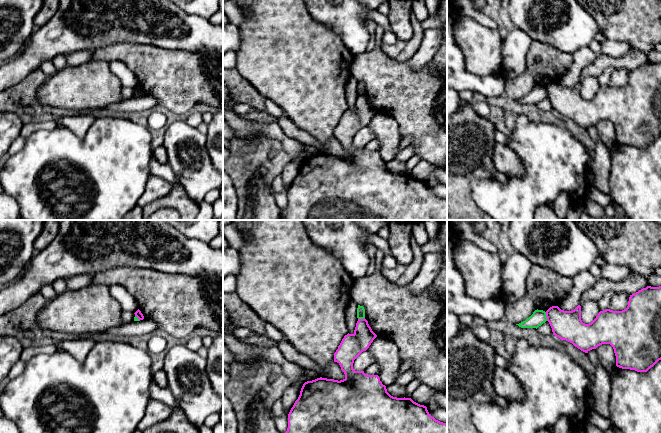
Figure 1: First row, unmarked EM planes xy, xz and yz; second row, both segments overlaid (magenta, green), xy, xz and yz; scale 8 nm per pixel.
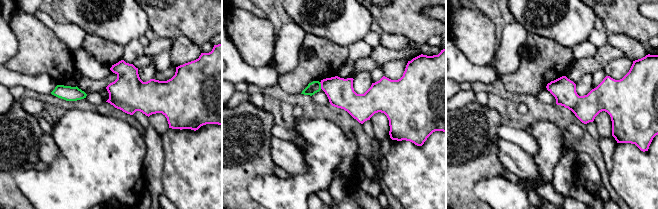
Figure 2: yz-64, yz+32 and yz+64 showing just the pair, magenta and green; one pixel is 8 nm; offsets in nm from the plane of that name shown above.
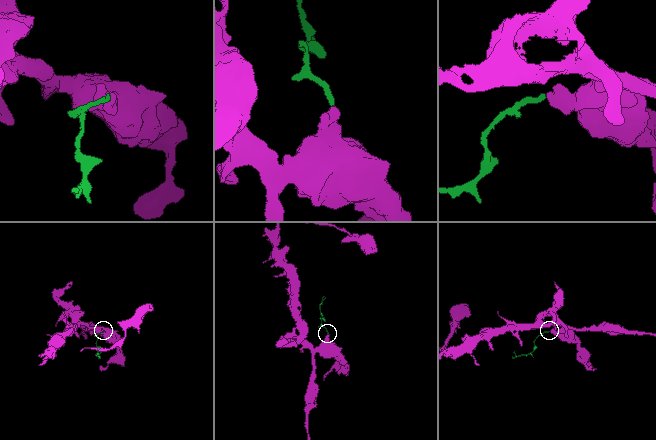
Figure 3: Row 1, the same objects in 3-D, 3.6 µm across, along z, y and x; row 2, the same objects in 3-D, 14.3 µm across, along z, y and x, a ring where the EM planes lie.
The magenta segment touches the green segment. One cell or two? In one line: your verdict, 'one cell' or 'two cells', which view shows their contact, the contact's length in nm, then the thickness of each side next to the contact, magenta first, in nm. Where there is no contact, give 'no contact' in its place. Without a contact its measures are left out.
two cells; contact in yz; length 70 nm; calibres 240 and 120 nm

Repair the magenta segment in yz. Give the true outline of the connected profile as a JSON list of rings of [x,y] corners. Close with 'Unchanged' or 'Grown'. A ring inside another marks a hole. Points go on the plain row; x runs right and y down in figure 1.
[[[647,62],[630,71],[628,82],[622,87],[600,87],[589,100],[581,96],[581,82],[572,87],[552,82],[546,87],[553,111],[572,119],[588,129],[602,120],[610,120],[616,132],[616,142],[622,145],[647,148],[661,136],[661,62]]]. Unchanged

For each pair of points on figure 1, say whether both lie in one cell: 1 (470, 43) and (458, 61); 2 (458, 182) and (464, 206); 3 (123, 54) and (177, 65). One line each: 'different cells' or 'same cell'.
1: different cells
2: same cell
3: same cell

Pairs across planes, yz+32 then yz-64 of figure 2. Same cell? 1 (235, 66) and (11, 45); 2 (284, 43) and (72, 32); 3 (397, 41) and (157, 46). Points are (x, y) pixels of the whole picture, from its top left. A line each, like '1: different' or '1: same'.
1: same
2: same
3: same

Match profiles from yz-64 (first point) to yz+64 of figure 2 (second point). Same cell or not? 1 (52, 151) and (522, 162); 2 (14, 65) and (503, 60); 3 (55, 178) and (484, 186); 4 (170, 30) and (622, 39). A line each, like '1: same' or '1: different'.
1: same
2: different
3: same
4: different

